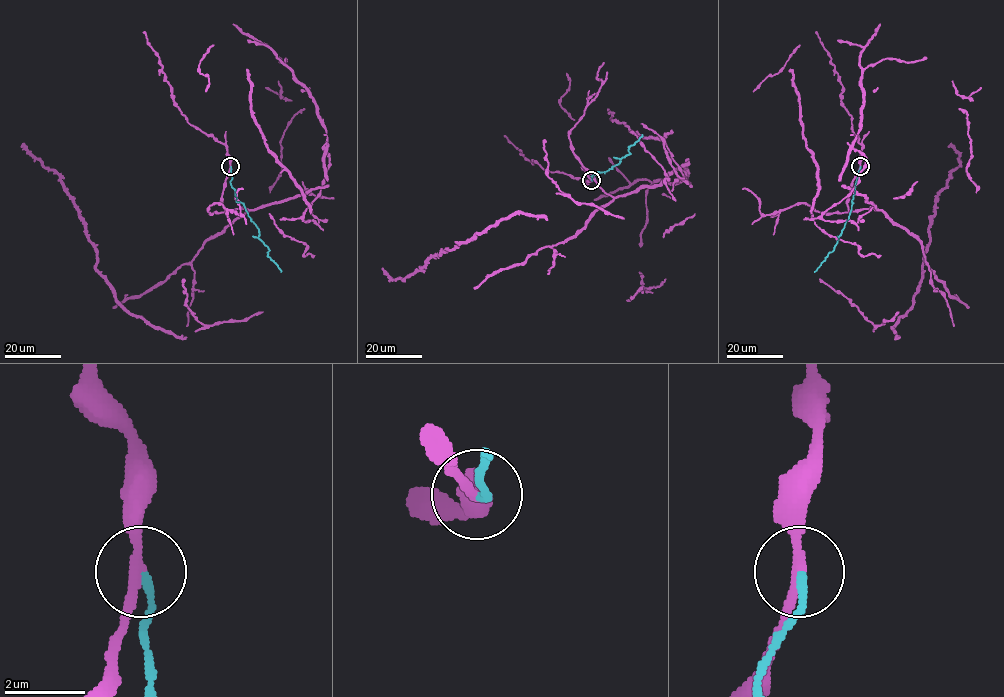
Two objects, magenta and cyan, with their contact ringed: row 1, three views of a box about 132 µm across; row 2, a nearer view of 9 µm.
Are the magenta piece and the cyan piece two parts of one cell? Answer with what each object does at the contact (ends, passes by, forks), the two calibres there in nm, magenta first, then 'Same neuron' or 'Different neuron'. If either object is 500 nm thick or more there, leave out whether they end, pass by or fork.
At the ring magenta passes by. At the ring cyan ends. Thickness 220 nm (magenta) against 200 nm. Different neuron

